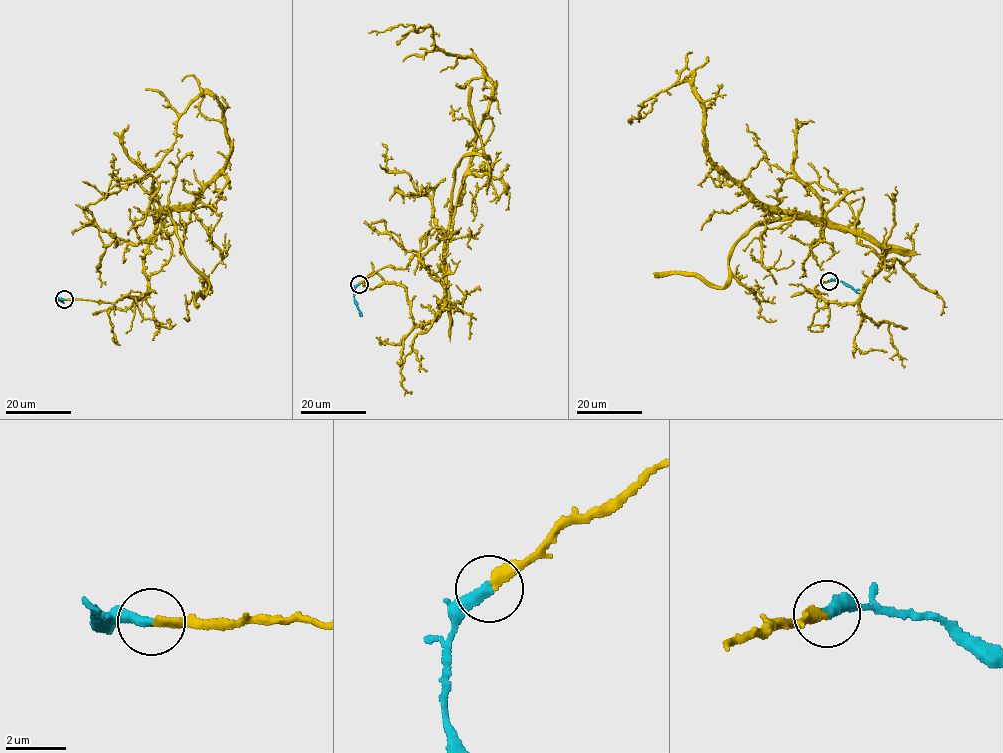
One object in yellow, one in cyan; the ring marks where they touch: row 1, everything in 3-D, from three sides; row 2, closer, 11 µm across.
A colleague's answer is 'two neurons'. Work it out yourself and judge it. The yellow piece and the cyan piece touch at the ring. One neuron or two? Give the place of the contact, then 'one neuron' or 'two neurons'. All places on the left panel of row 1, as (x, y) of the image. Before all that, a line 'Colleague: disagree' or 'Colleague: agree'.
Colleague: disagree
at (64, 299); one neuron

